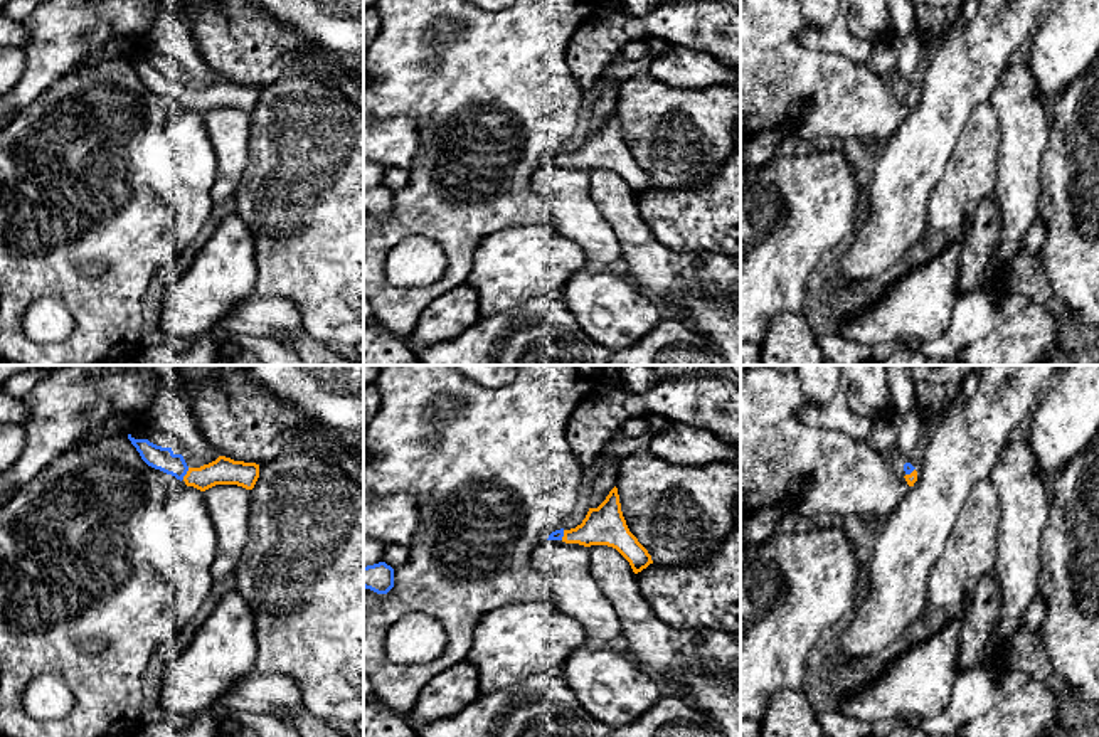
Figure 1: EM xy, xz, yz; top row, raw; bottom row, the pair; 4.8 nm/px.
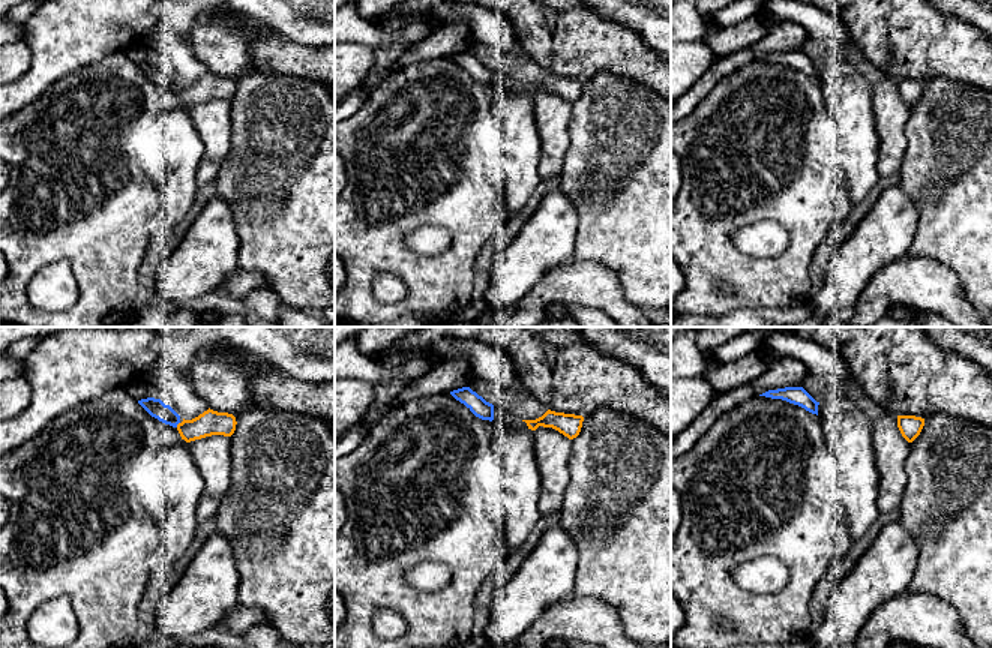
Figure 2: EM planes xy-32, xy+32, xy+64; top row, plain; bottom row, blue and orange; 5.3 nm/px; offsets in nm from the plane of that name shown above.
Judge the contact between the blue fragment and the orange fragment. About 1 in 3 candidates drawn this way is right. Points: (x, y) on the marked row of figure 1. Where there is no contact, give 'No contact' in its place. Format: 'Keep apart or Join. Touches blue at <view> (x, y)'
Join. Touches blue at xy (185, 473)

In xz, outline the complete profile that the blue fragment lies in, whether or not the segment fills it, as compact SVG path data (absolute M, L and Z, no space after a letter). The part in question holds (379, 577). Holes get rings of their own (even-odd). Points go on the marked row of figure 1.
M385 562L364 567L364 587L387 594L394 587L394 569Z

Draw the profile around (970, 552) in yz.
M978 481L968 495L944 552L934 562L924 612L956 612L971 586L993 574L1000 525L1000 498L993 481Z

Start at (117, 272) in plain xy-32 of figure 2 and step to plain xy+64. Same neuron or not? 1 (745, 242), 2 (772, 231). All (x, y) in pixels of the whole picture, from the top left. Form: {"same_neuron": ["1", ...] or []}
{"same_neuron": []}

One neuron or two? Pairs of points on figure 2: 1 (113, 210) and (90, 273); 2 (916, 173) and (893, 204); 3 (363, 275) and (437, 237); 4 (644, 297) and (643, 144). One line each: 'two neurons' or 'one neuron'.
1: one neuron
2: two neurons
3: two neurons
4: one neuron

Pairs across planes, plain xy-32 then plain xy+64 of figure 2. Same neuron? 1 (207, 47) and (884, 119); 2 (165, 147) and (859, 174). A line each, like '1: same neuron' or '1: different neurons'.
1: different neurons
2: same neuron

